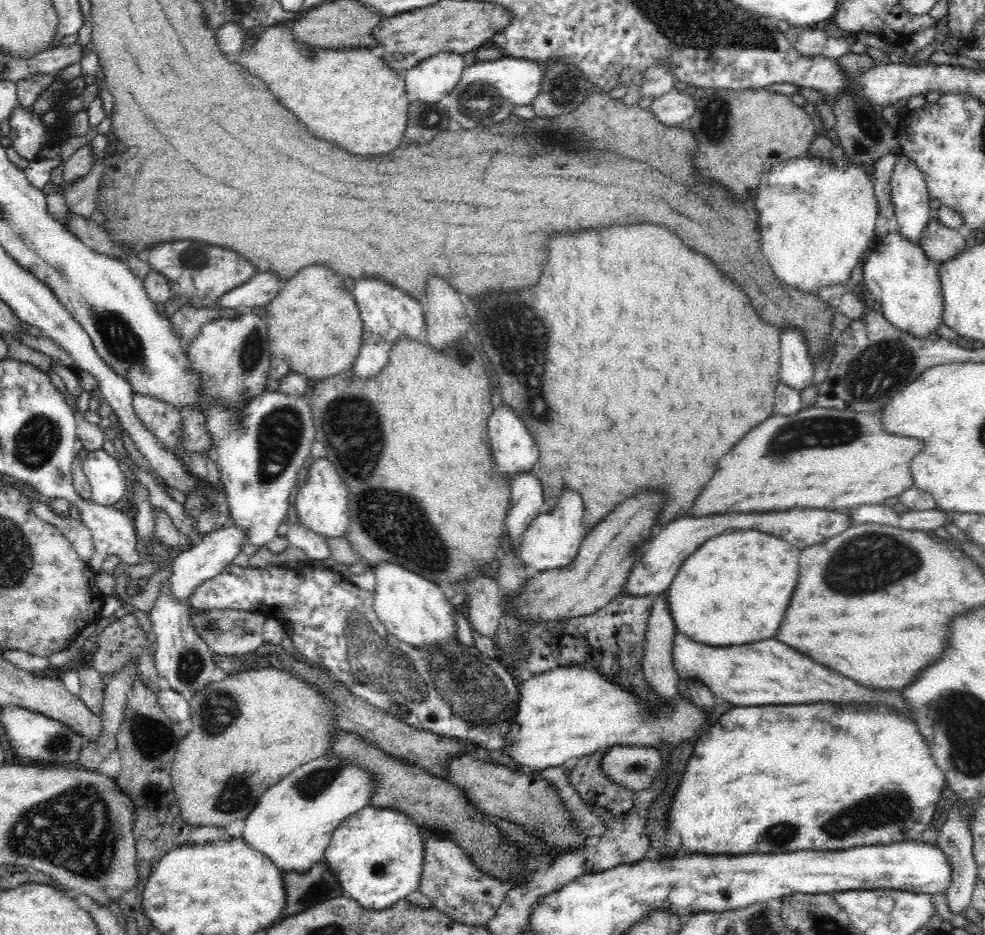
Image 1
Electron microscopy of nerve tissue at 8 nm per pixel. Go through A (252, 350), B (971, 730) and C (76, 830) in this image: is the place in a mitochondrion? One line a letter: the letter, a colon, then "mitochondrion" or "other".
A: mitochondrion
B: mitochondrion
C: mitochondrion

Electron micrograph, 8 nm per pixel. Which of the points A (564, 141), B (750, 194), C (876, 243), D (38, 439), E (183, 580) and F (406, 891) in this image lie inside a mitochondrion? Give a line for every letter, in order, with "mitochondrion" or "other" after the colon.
A: mitochondrion
B: other
C: other
D: mitochondrion
E: other
F: other

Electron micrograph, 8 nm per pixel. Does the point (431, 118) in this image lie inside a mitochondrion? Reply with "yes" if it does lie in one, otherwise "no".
yes

